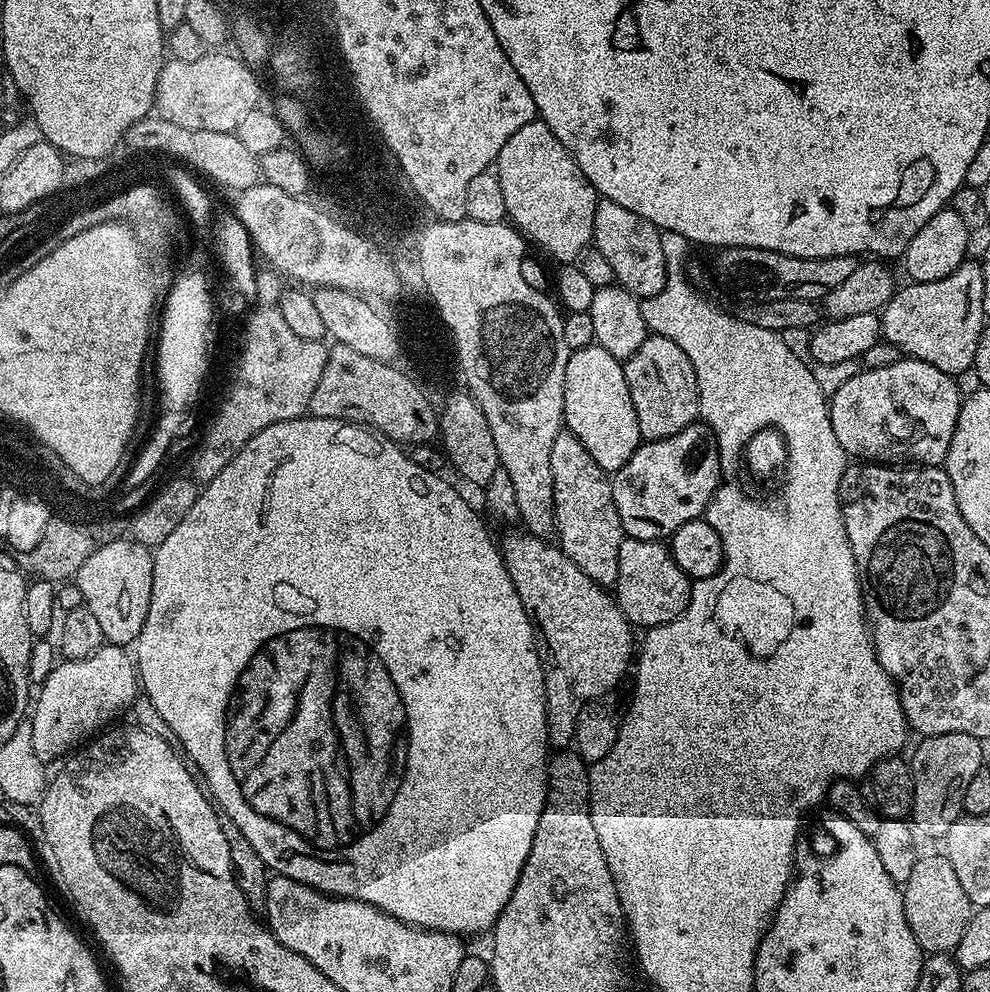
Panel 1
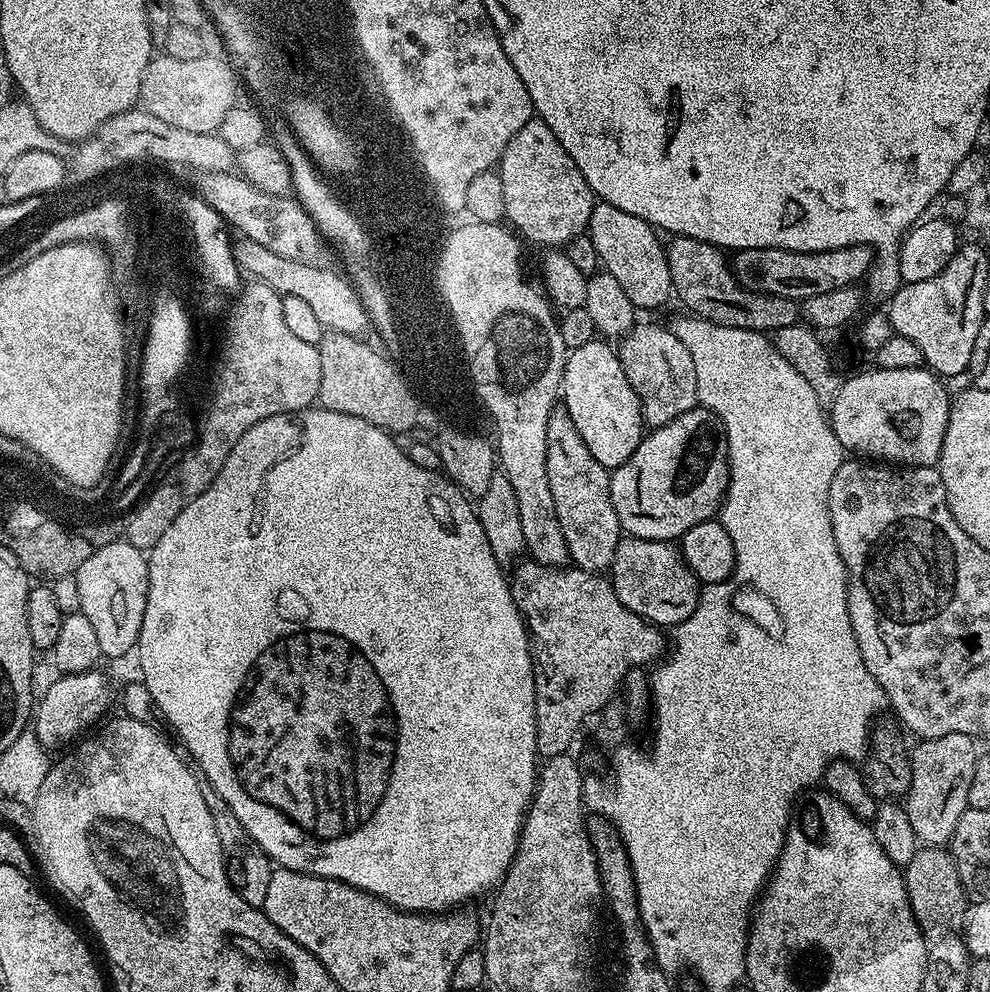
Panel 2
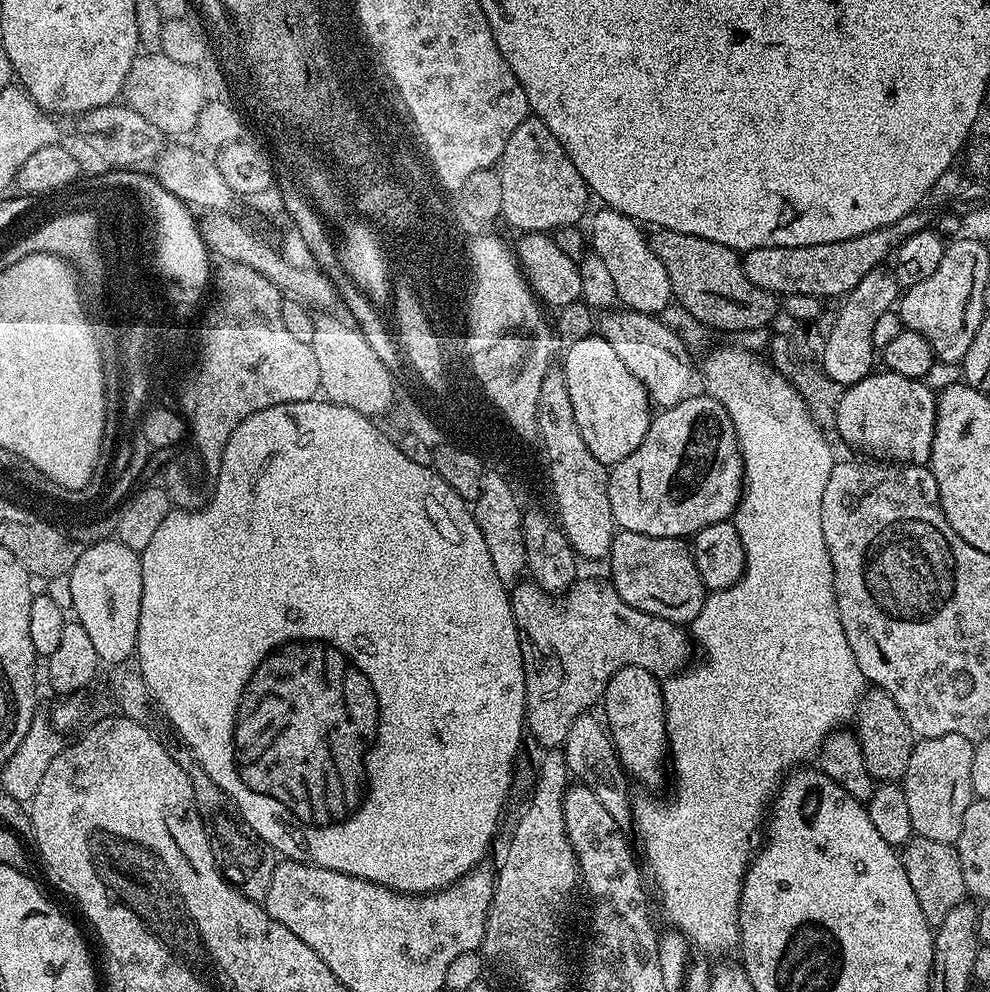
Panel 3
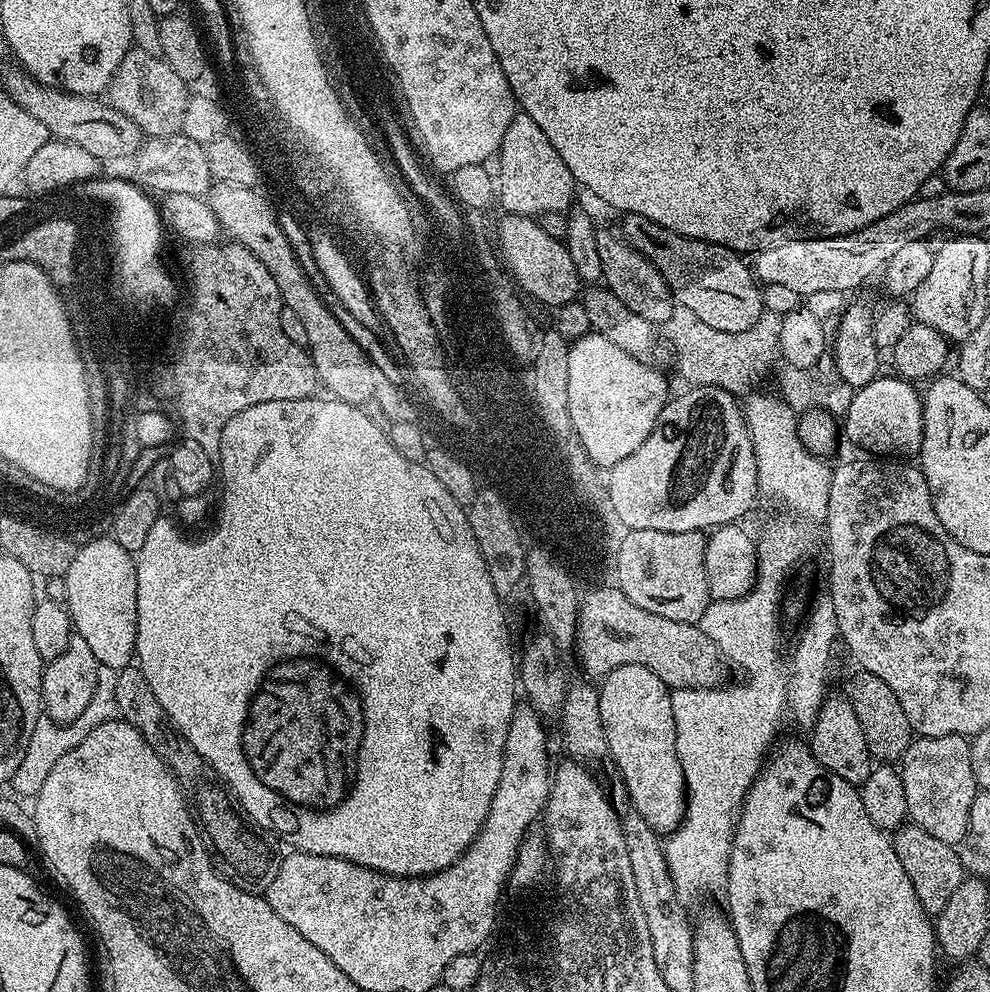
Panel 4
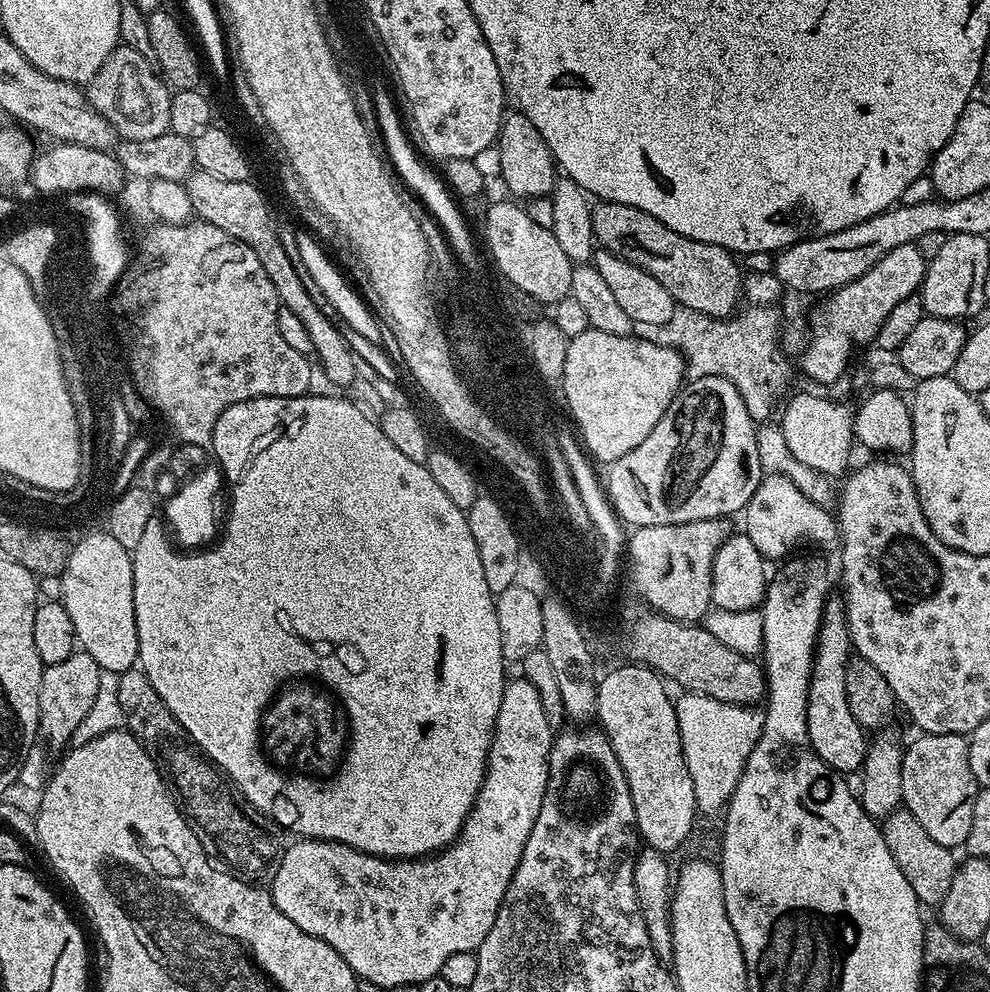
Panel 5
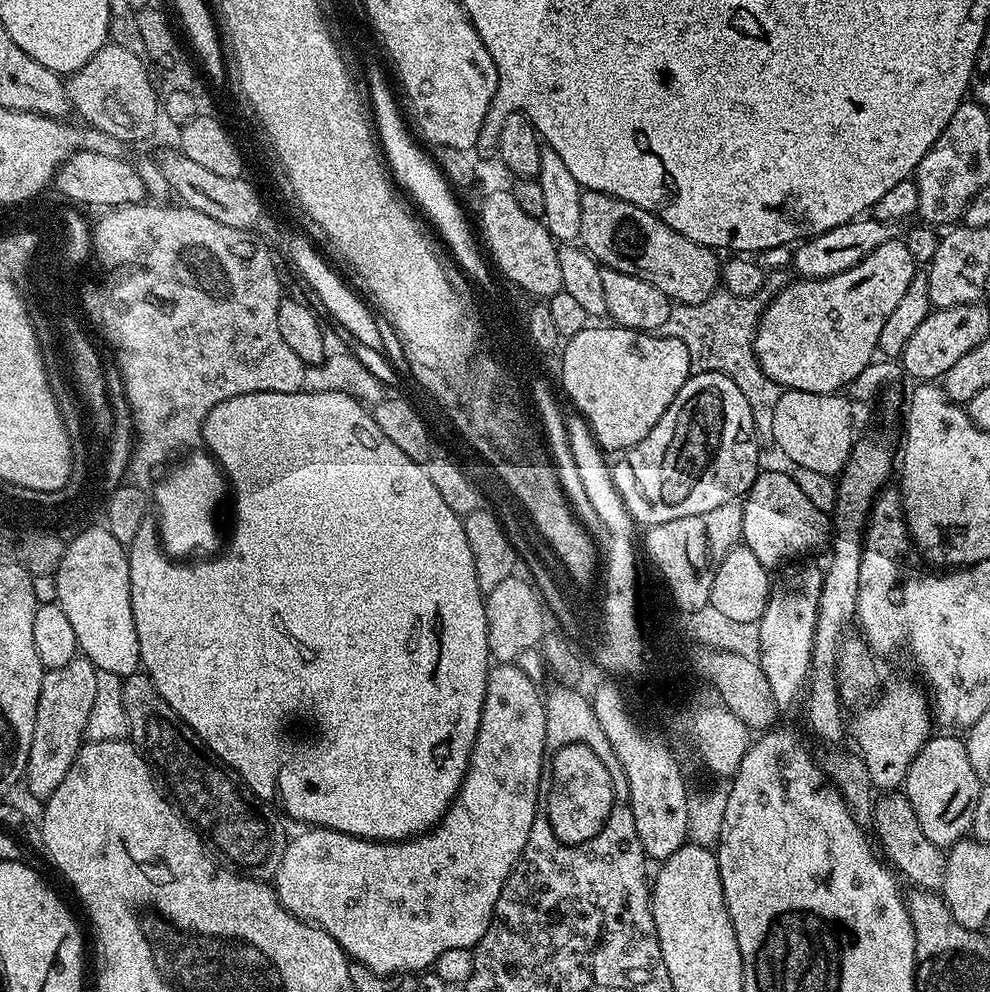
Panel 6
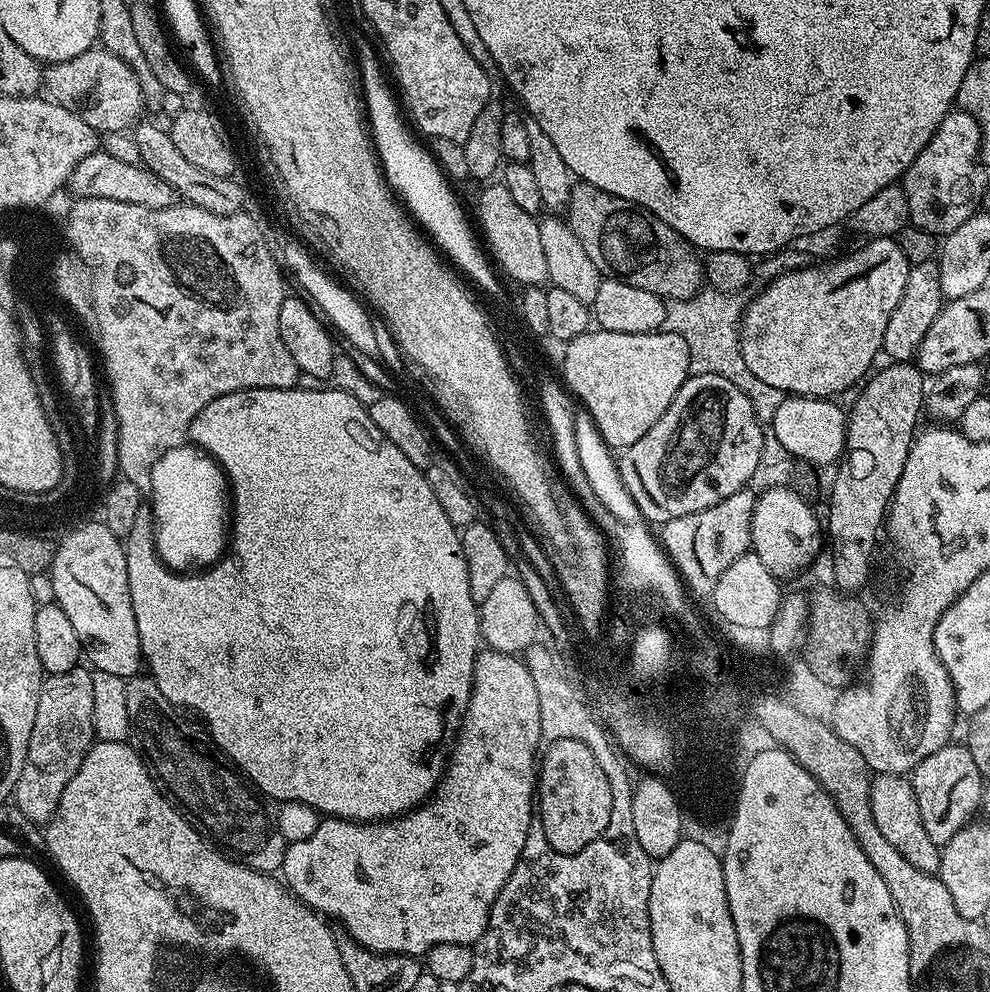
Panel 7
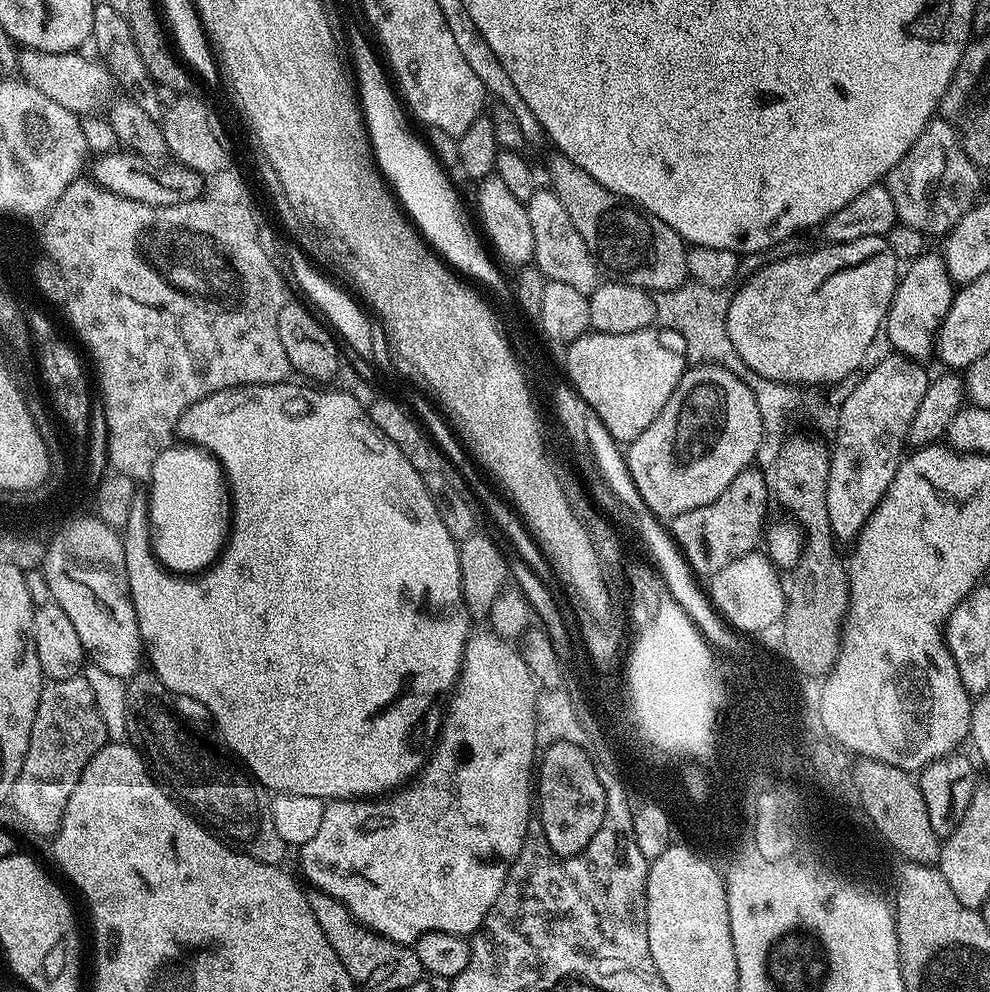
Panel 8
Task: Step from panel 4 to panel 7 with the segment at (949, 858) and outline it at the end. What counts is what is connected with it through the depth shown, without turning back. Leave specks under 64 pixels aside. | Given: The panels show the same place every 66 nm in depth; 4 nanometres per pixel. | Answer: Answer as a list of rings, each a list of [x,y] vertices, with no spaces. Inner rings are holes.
[[[900,774],[873,775],[870,786],[870,810],[874,810],[874,822],[882,830],[882,838],[918,870],[929,874],[940,871],[941,845],[930,842],[926,826],[922,826],[922,814],[918,814],[918,798],[914,798],[911,779]]]

